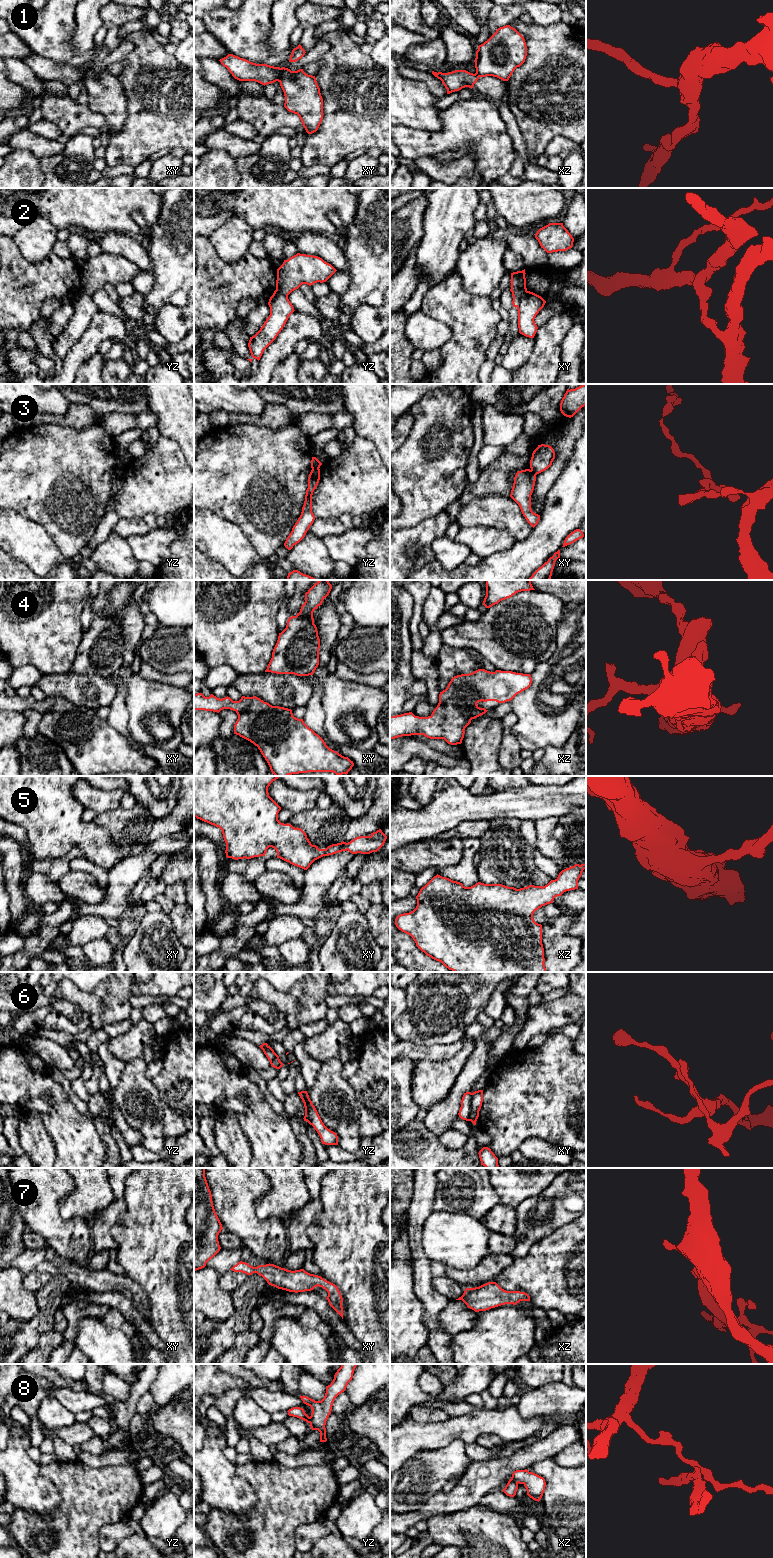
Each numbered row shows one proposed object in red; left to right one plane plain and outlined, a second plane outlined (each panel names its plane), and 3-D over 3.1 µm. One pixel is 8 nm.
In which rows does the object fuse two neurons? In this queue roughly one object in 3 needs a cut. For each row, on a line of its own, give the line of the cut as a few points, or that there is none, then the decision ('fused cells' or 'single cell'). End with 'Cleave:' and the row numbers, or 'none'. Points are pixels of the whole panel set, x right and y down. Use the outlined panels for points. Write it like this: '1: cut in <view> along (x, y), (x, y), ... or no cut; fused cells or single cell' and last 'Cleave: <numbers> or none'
1: cut in xy along (282, 68), (279, 81); fused cells
2: cut in xy along (527, 291), (516, 306); fused cells
3: cut in yz along (318, 467), (312, 469); fused cells
4: no cut; single cell
5: no cut; single cell
6: cut in xy along (472, 1093), (469, 1120); fused cells
7: no cut; single cell
8: cut in xz along (511, 1478), (517, 1483); fused cells
Cleave: 1, 2, 3, 6, 8

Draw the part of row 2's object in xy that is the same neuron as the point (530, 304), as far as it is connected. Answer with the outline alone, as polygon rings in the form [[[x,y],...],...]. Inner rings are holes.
[[[527,291],[520,299],[518,310],[518,328],[519,333],[534,338],[537,332],[537,325],[535,324],[535,317],[539,311],[544,307],[546,301],[539,295]]]

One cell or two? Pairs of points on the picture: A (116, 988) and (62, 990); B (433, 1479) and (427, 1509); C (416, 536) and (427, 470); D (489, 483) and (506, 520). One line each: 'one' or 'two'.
A: one
B: two
C: two
D: two

